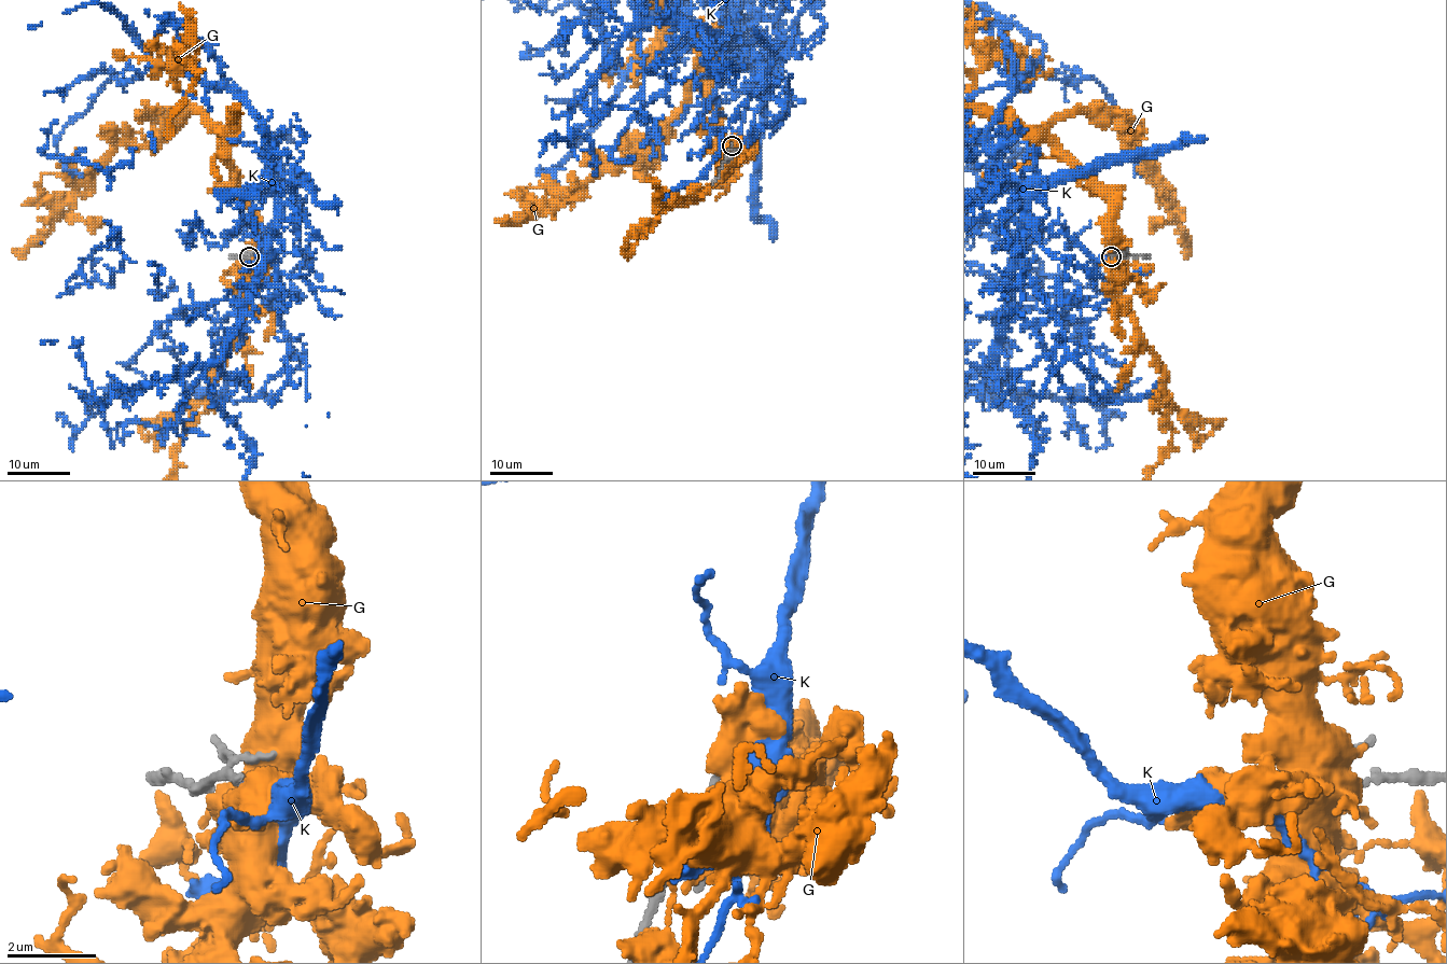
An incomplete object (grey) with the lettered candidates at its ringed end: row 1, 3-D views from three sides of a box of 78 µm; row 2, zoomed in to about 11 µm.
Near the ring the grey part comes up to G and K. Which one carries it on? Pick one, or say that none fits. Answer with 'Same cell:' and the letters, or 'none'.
Same cell: K

